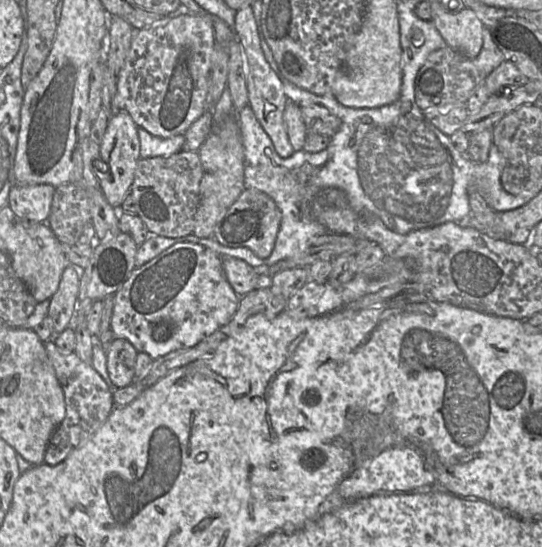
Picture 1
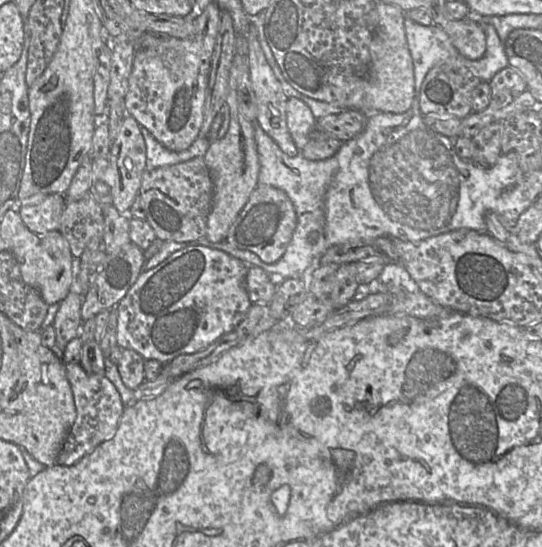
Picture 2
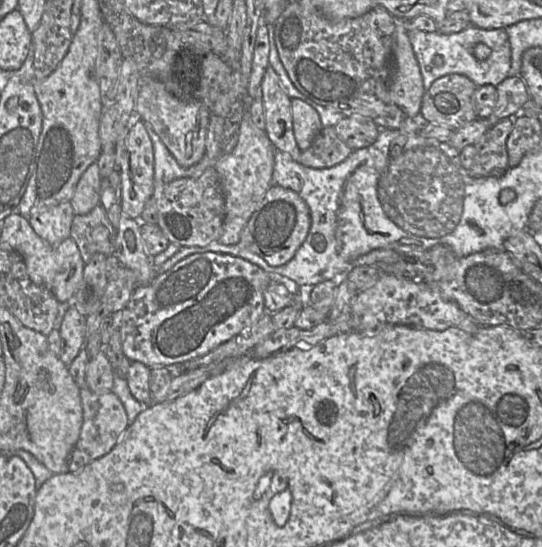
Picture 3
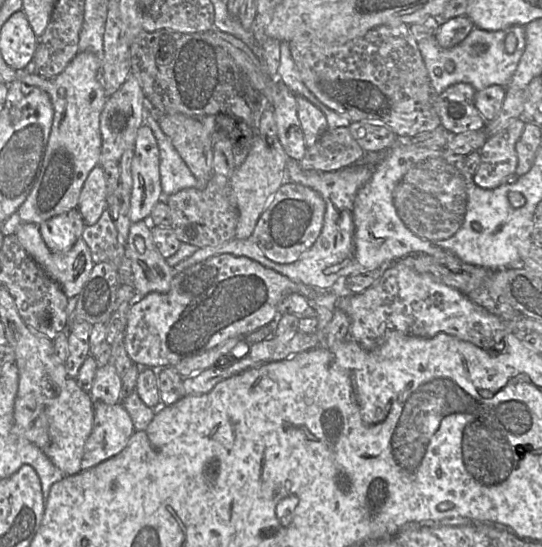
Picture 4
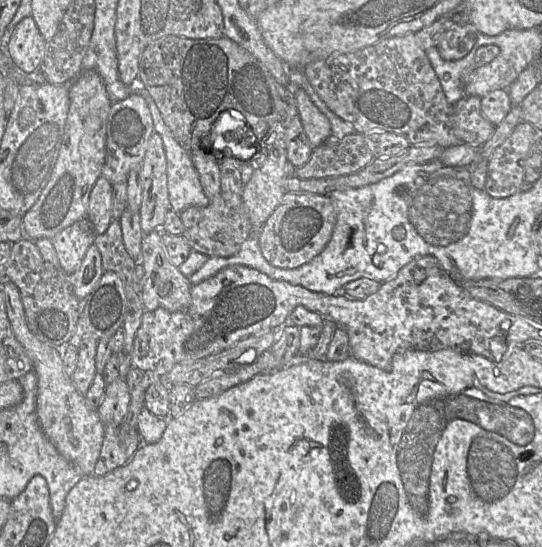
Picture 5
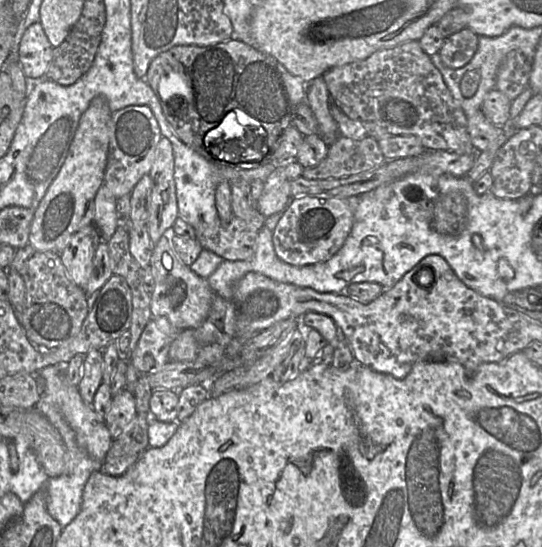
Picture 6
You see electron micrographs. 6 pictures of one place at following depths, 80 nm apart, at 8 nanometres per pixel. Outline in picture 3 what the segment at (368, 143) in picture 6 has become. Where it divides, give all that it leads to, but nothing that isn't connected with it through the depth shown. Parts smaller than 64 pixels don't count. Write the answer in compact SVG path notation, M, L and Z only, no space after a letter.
M323 127L311 146L301 151L297 161L309 168L331 168L346 160L352 151L338 137L334 127Z

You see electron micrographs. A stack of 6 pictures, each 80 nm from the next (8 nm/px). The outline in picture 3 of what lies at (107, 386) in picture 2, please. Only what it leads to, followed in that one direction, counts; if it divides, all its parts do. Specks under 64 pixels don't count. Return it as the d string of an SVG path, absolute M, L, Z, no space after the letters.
M88 386L80 388L83 423L68 461L69 471L76 472L108 454L121 440L130 423L122 402L114 392L96 393Z

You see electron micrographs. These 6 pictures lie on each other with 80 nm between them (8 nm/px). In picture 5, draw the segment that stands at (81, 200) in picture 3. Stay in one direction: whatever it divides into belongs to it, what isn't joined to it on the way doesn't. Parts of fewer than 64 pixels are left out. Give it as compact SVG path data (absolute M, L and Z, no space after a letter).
M102 175L91 191L86 215L97 234L102 234L108 229L113 219L112 206L112 184Z

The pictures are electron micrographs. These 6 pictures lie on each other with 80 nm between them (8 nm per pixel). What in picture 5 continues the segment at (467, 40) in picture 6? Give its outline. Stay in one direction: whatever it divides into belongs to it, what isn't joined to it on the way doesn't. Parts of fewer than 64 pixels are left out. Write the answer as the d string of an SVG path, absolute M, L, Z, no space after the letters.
M471 22L444 30L437 46L440 56L447 61L465 57L474 47L478 34Z

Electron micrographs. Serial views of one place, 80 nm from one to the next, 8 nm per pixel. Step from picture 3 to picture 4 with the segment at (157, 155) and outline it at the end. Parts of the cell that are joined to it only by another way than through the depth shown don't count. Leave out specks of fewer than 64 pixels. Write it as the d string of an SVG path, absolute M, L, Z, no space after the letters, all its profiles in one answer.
M146 108L146 123L153 132L160 152L160 179L164 196L186 188L198 188L199 181L181 158L156 118Z

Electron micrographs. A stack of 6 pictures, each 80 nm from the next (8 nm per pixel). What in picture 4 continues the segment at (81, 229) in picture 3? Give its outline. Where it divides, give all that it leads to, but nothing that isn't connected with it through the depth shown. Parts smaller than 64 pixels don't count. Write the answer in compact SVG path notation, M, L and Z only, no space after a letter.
M108 210L94 225L86 225L81 239L89 247L95 263L105 262L119 268L124 261L125 248L120 242L118 230Z

